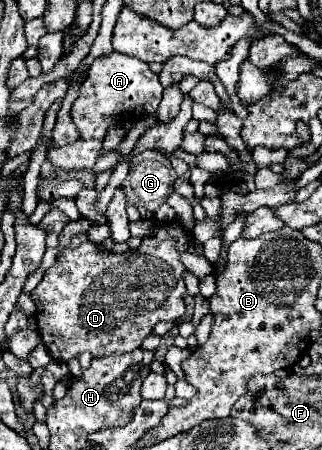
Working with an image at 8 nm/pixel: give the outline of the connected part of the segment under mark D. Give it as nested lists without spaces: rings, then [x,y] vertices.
[[[164,222],[154,228],[150,236],[142,238],[142,244],[136,250],[128,250],[124,254],[98,250],[94,242],[84,242],[78,248],[64,248],[58,256],[58,262],[46,270],[42,282],[32,292],[32,300],[36,304],[36,328],[42,334],[44,346],[58,362],[68,362],[76,358],[80,352],[88,350],[94,358],[108,356],[114,352],[132,352],[140,348],[144,338],[152,334],[152,328],[162,320],[180,320],[186,312],[184,294],[184,274],[188,268],[180,262],[184,252],[194,248],[194,236],[180,222]]]

